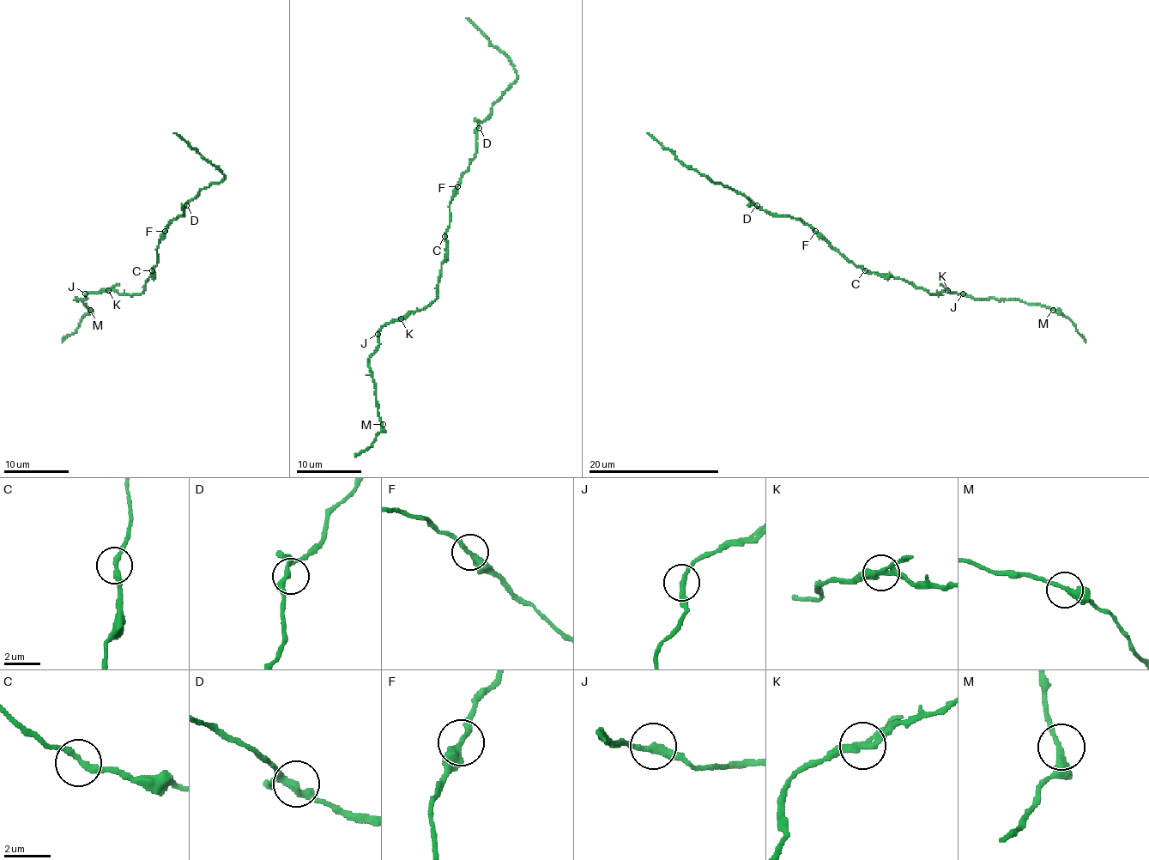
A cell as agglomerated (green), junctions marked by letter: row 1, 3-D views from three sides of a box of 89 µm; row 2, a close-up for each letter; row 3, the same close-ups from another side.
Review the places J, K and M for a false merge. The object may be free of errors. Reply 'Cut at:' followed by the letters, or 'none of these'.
Cut at: K

